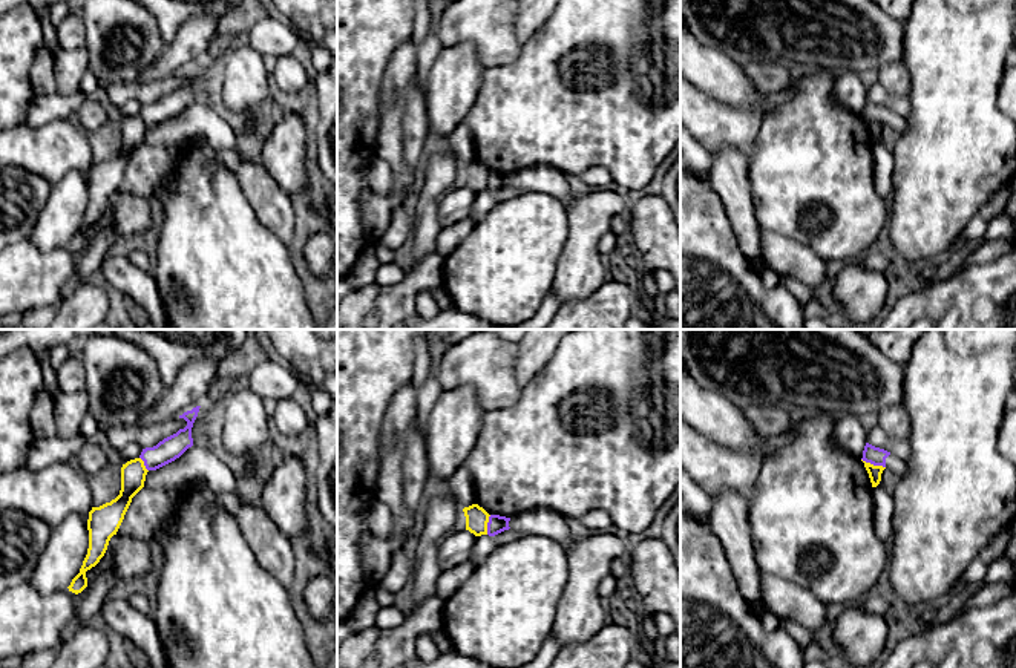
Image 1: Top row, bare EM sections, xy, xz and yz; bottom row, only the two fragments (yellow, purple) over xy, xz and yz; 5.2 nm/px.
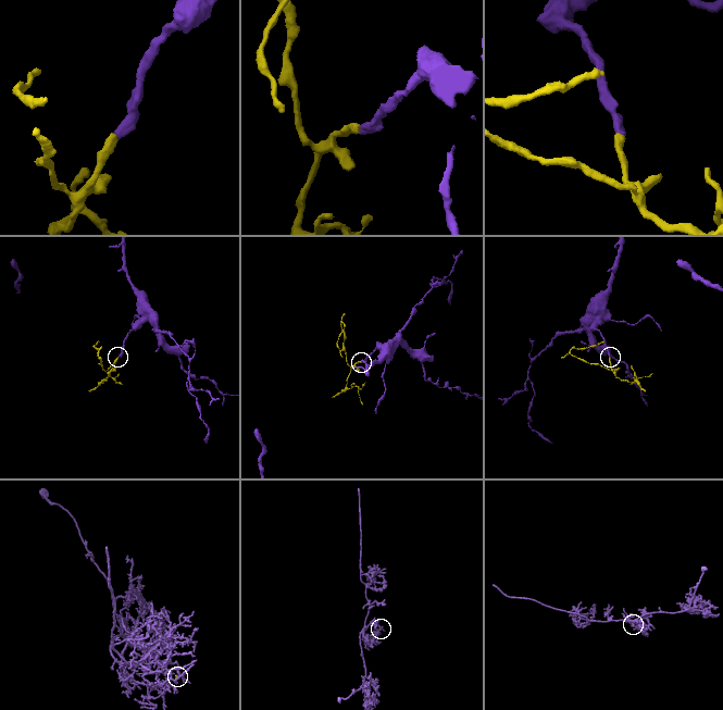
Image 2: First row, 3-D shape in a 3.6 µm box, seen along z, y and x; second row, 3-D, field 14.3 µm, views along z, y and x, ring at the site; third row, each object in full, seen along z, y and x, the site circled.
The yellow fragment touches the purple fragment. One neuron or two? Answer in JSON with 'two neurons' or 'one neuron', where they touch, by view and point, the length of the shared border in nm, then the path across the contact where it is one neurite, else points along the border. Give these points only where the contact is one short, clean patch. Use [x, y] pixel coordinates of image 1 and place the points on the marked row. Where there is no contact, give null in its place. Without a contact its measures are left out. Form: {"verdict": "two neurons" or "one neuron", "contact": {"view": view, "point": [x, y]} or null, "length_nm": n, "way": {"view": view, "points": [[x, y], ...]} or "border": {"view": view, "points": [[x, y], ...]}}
{"verdict": "two neurons", "contact": {"view": "yz", "point": [872, 464]}, "length_nm": 140, "border": {"view": "yz", "points": [[861, 458], [884, 468]]}}

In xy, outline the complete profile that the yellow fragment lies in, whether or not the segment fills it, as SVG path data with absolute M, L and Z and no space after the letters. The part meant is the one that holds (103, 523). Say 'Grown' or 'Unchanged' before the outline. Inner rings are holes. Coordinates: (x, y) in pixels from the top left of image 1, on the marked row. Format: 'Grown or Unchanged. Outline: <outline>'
Unchanged. Outline: M135 458L123 464L120 495L110 503L92 507L89 512L89 548L80 573L67 587L69 591L78 594L87 587L86 571L95 567L104 556L109 541L116 535L132 498L144 487L147 472L149 470L141 458Z

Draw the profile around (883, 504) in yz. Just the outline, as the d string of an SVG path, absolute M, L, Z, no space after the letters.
M881 484L872 489L875 533L892 533L893 499Z

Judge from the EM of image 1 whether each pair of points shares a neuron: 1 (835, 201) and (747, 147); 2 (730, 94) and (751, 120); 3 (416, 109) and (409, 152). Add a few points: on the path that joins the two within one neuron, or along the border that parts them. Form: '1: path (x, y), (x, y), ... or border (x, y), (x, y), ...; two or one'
1: border (763, 117), (754, 150), (748, 158); two
2: border (710, 97), (740, 109), (756, 109), (762, 117); two
3: path (416, 120), (414, 141); one

